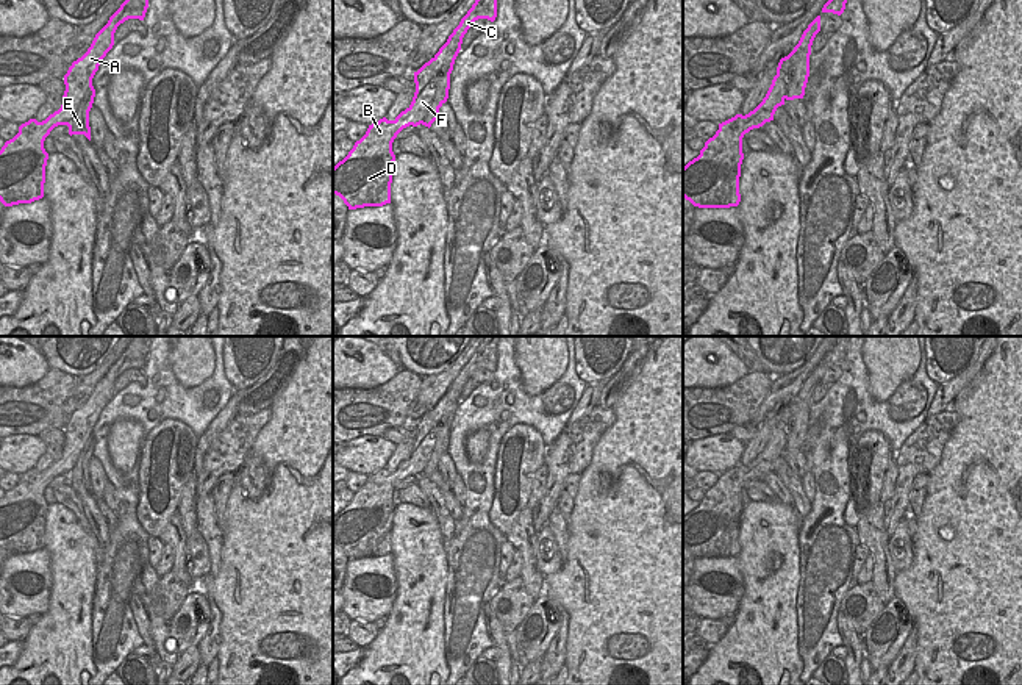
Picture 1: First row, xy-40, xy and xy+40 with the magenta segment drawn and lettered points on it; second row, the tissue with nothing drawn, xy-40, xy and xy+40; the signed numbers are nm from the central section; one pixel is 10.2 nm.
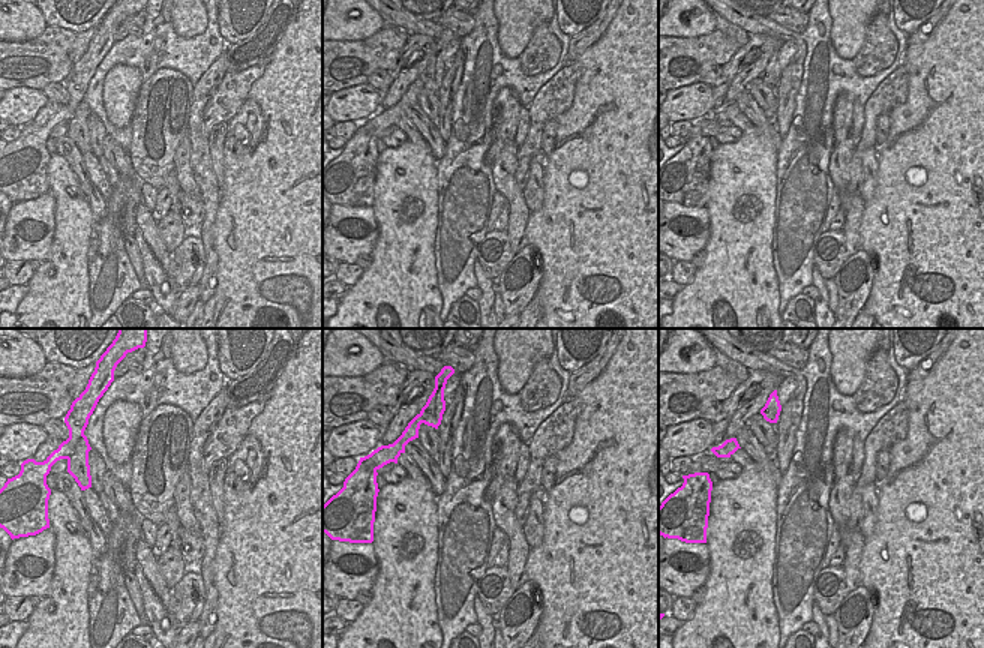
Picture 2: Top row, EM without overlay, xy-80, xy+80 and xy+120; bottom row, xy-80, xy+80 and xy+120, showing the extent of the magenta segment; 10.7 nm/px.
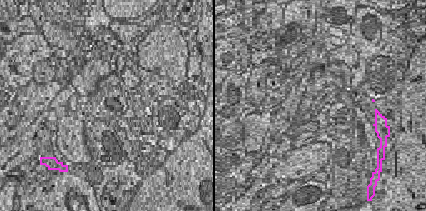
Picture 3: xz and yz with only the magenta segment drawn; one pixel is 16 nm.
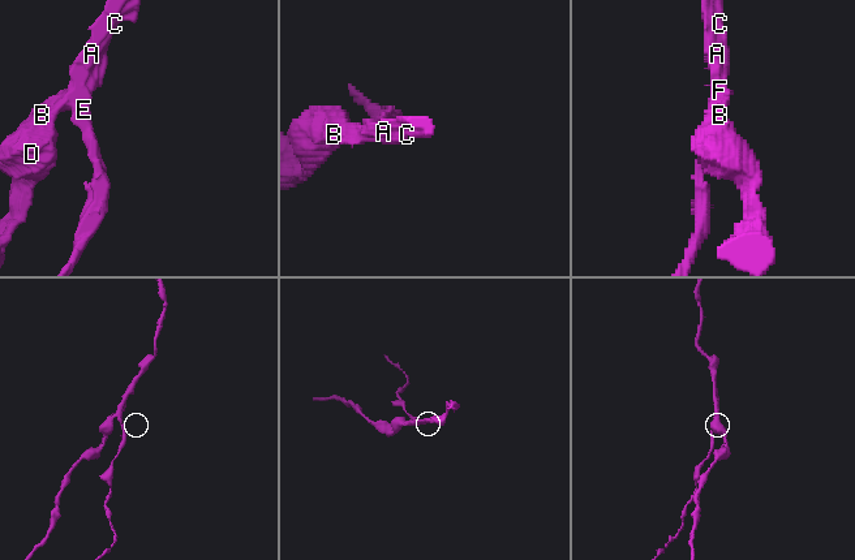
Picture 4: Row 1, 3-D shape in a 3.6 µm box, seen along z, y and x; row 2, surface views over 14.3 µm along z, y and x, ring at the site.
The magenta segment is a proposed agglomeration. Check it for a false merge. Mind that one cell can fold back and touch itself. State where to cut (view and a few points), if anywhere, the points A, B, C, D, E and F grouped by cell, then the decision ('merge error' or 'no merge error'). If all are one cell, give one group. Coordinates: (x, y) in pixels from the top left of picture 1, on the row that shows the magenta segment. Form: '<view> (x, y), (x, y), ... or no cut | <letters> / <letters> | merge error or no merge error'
xy (438, 78), (435, 99), (422, 124) | A B C D F / E | merge error

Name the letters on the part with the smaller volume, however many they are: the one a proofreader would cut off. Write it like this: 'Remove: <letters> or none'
Remove: E

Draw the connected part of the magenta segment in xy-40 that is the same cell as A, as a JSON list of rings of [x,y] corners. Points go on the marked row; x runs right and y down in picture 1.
[[[125,0],[95,34],[88,52],[64,75],[63,105],[45,120],[30,119],[0,150],[0,202],[5,206],[31,203],[44,197],[48,153],[44,141],[58,125],[69,125],[92,84],[102,59],[114,45],[114,33],[128,19],[144,20],[148,0]]]

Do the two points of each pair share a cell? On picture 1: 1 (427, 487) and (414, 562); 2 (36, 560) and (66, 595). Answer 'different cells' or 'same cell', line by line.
1: different cells
2: different cells

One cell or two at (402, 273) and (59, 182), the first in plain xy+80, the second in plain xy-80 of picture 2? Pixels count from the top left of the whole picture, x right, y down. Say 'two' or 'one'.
one

